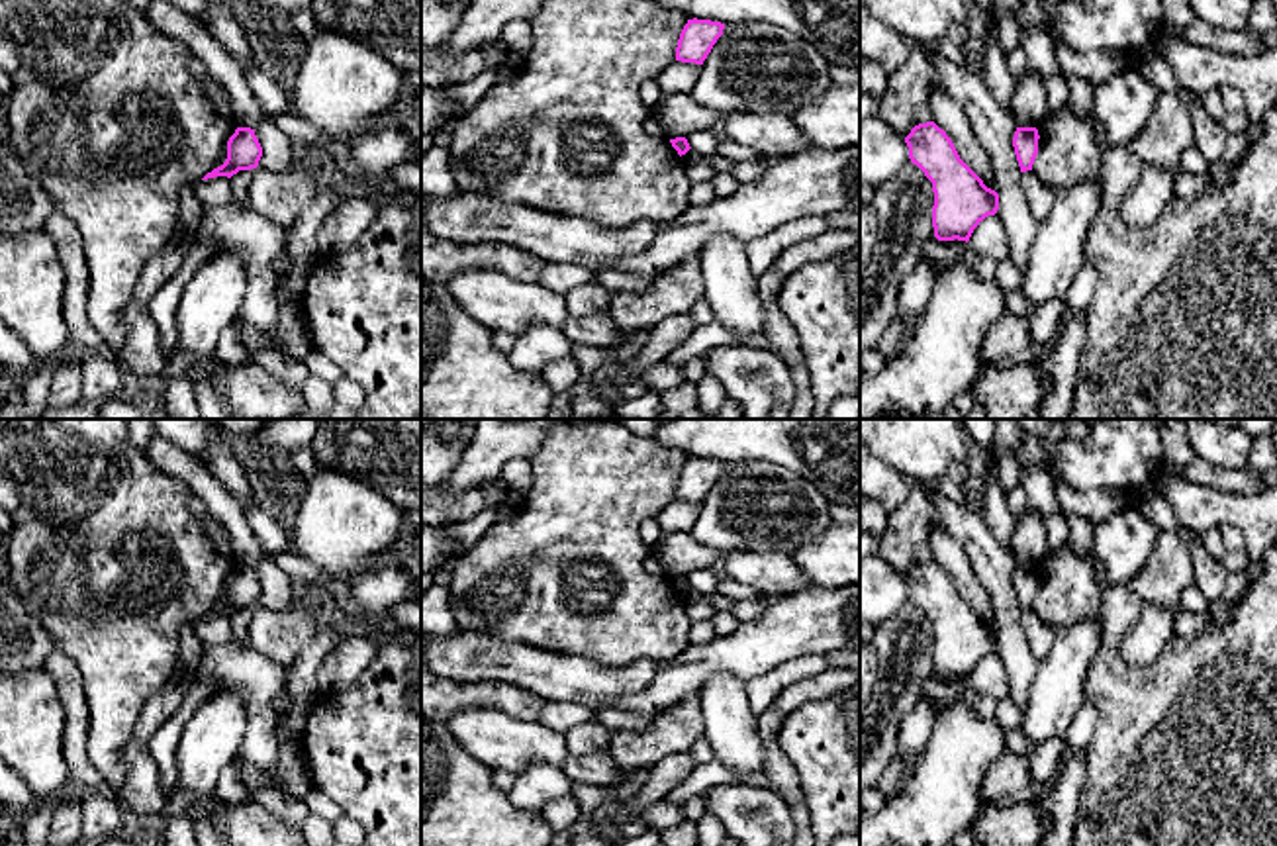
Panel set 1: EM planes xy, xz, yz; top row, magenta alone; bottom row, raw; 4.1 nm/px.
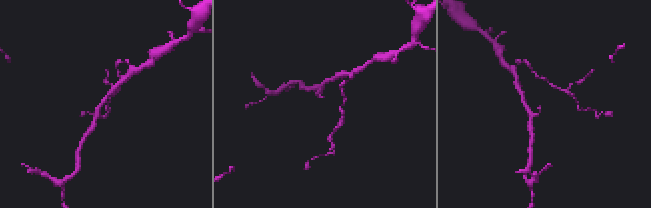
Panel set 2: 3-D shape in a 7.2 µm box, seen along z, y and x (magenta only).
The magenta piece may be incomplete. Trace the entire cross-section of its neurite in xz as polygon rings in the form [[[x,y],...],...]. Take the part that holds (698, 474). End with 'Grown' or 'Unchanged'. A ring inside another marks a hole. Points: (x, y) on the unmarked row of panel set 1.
[[[687,458],[678,478],[676,499],[703,503],[723,468],[721,460]]]. Unchanged

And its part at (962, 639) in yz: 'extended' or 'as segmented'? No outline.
as segmented

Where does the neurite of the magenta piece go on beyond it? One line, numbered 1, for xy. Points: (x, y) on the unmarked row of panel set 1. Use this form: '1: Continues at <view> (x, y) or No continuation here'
1: No continuation here

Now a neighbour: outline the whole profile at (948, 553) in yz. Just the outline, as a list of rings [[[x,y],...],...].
[[[944,527],[932,531],[932,560],[952,578],[960,597],[981,617],[995,619],[991,597],[979,584],[964,544]]]

